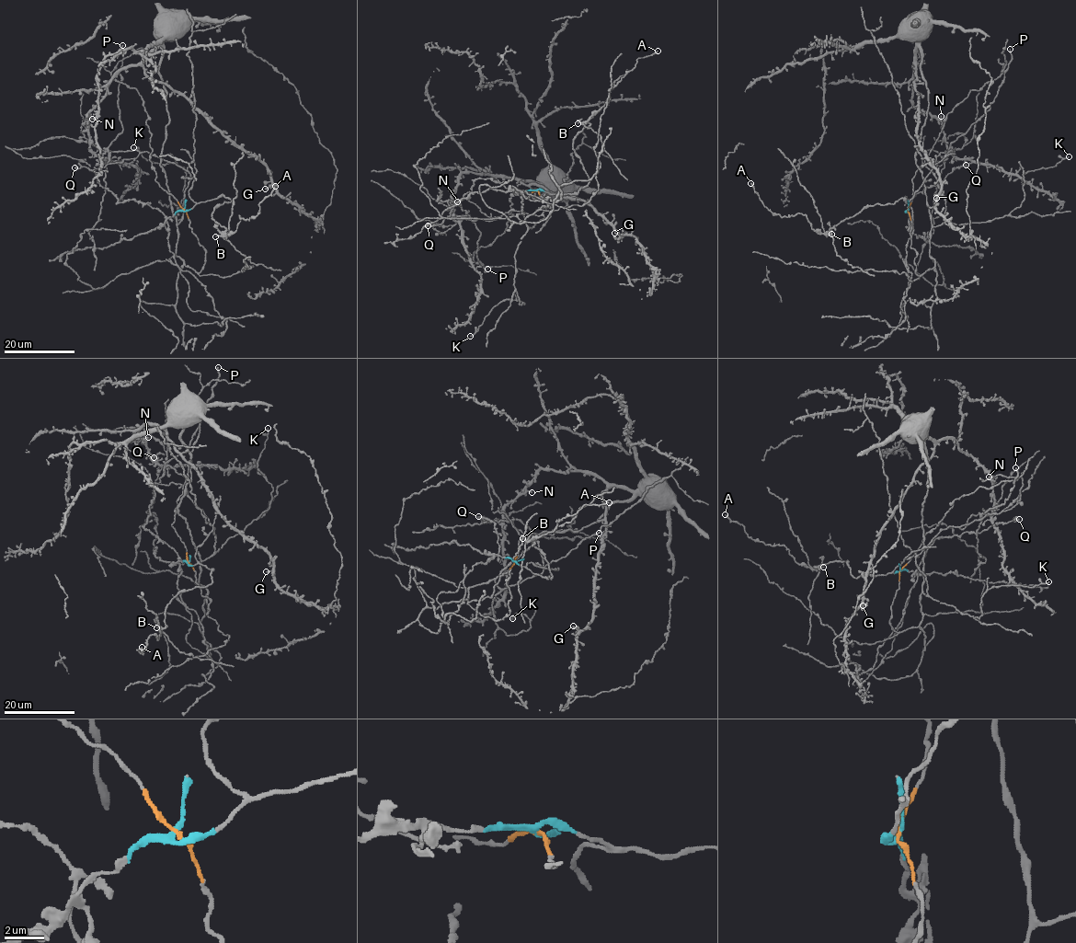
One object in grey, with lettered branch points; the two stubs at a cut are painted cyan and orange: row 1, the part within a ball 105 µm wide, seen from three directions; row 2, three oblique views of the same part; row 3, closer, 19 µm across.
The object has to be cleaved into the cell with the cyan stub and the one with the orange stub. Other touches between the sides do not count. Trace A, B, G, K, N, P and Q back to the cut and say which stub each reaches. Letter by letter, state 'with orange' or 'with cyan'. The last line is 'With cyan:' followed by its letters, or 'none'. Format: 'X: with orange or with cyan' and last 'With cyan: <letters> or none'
A: with cyan
B: with cyan
G: with orange
K: with orange
N: with orange
P: with cyan
Q: with cyan
With cyan: A, B, P, Q

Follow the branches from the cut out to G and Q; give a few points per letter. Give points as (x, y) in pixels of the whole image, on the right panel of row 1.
G: (908, 211), (919, 276), (934, 261), (915, 157), (928, 107), (919, 46), (915, 132), (939, 176), (936, 198)
Q: (908, 211), (910, 221), (912, 211), (905, 197), (912, 198), (926, 187), (938, 185), (953, 170), (967, 165)

